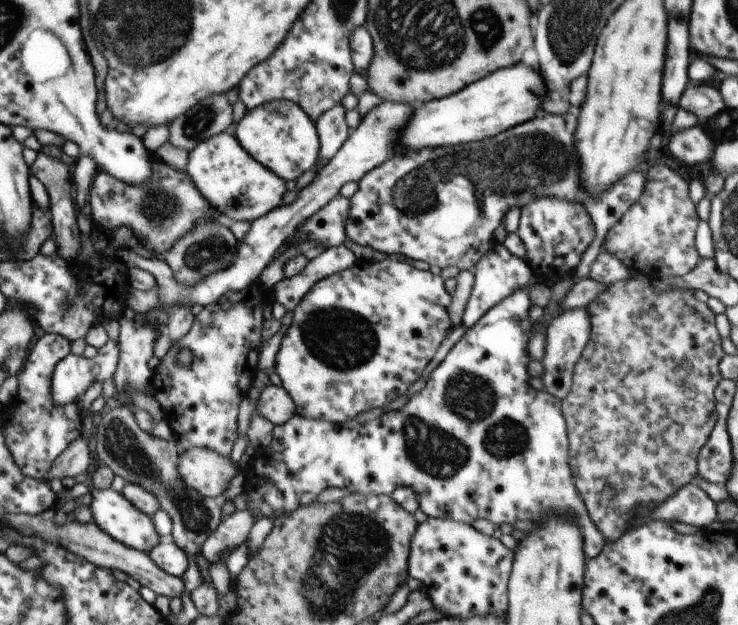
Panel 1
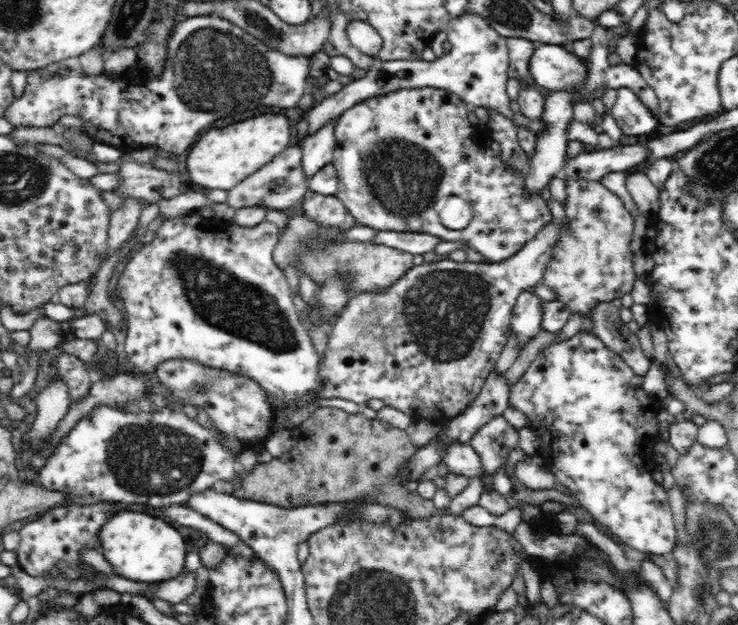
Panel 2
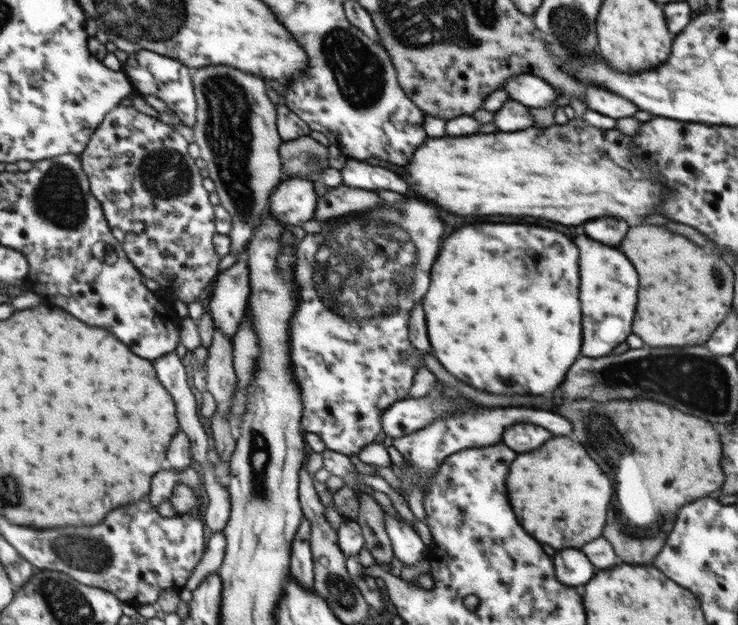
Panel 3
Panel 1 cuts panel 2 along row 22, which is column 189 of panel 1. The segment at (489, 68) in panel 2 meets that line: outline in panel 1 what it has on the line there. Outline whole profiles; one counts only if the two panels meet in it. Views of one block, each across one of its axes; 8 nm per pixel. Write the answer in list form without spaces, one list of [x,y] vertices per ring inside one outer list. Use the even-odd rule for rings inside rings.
[[[204,447],[187,448],[179,456],[177,464],[184,484],[205,497],[222,495],[239,468],[239,464],[233,463],[230,457]]]

